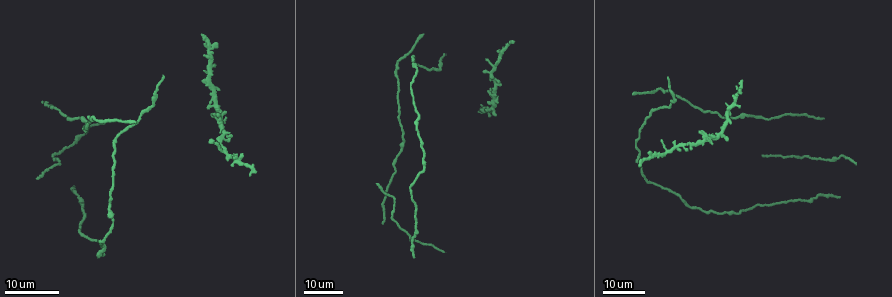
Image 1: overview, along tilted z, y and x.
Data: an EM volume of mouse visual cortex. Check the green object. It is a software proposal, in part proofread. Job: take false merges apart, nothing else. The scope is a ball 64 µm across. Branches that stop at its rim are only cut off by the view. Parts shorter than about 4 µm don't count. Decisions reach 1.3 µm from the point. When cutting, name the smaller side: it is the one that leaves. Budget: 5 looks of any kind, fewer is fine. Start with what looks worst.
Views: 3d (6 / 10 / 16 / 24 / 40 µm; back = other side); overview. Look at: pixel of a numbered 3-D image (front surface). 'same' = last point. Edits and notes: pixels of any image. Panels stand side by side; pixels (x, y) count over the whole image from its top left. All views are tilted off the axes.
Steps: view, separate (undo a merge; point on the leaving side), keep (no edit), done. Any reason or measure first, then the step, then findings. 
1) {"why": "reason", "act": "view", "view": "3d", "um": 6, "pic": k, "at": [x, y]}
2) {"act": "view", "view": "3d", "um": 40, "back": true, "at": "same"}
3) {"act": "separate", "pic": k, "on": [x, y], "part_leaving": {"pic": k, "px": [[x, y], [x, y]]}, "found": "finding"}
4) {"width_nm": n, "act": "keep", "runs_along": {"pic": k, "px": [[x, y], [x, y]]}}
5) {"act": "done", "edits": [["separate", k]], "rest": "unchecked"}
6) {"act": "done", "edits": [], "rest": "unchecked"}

{"why": "looks like a crossing", "act": "view", "view": "3d", "um": 16, "pic": 1, "at": [489, 73]}

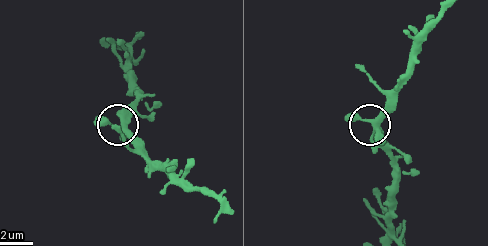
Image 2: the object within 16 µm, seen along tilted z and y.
{"act": "view", "view": "3d", "um": 10, "pic": 2, "at": [124, 129]}

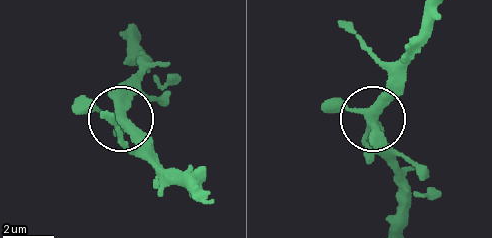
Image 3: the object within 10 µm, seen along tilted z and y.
{"width_nm": 370, "act": "keep", "found": "all the same neuron"}

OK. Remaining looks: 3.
{"act": "view", "view": "3d", "um": 24, "pic": 1, "at": [675, 101]}

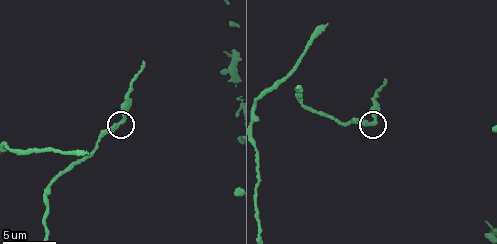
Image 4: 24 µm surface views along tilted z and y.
{"act": "view", "view": "3d", "um": 10, "pic": 4, "at": [374, 120]}

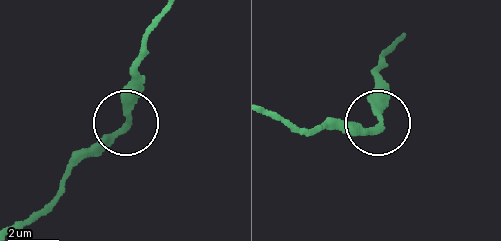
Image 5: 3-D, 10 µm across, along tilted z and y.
{"act": "keep", "runs_along": {"pic": 5, "px": [[17, 231], [41, 212], [78, 162], [121, 126], [130, 75]]}, "found": "all the same neuron"}

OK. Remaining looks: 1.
{"act": "done", "edits": [], "rest": "unchecked"}

